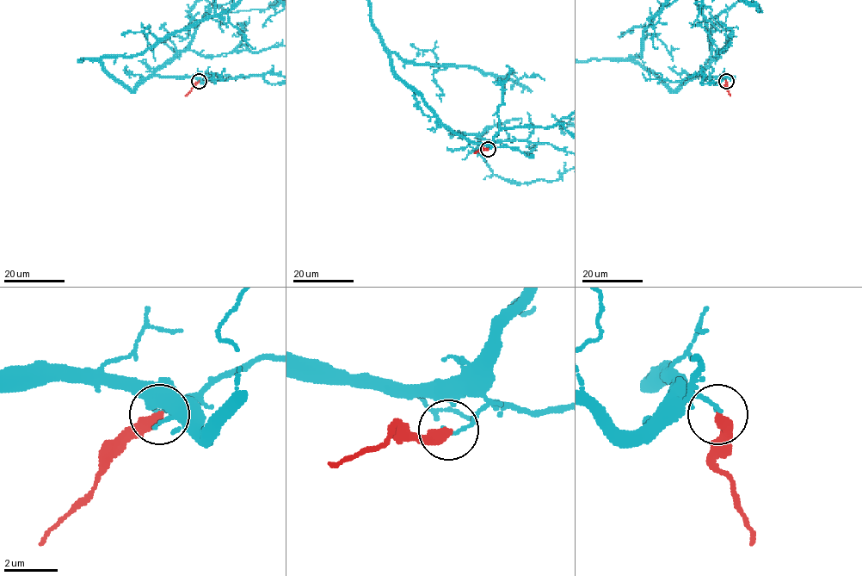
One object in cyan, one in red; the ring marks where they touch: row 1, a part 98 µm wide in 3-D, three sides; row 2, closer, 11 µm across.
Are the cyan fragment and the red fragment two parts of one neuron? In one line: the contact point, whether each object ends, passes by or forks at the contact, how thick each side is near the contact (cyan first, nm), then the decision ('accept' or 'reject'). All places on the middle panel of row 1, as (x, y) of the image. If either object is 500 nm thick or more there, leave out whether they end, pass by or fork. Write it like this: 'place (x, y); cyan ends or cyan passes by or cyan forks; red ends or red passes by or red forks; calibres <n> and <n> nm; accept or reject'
place (488, 149); cyan ends; red ends; calibres 130 and 440 nm; reject

